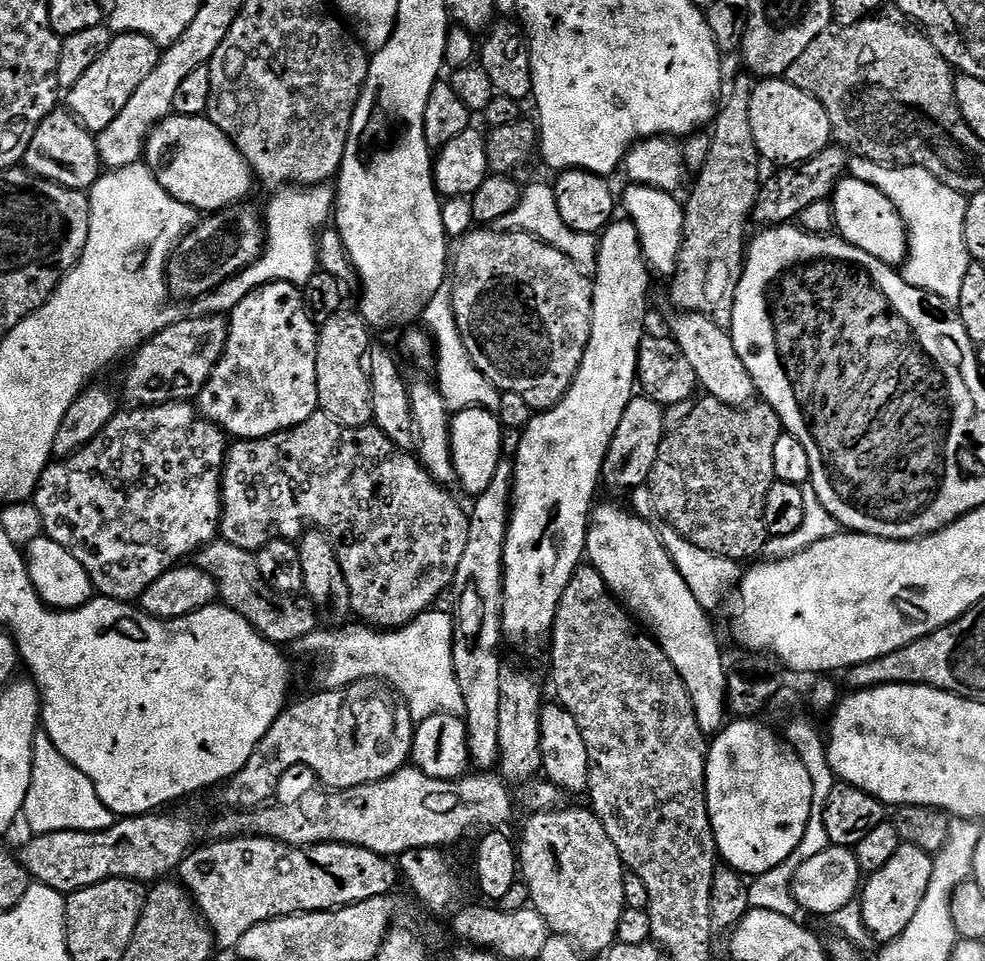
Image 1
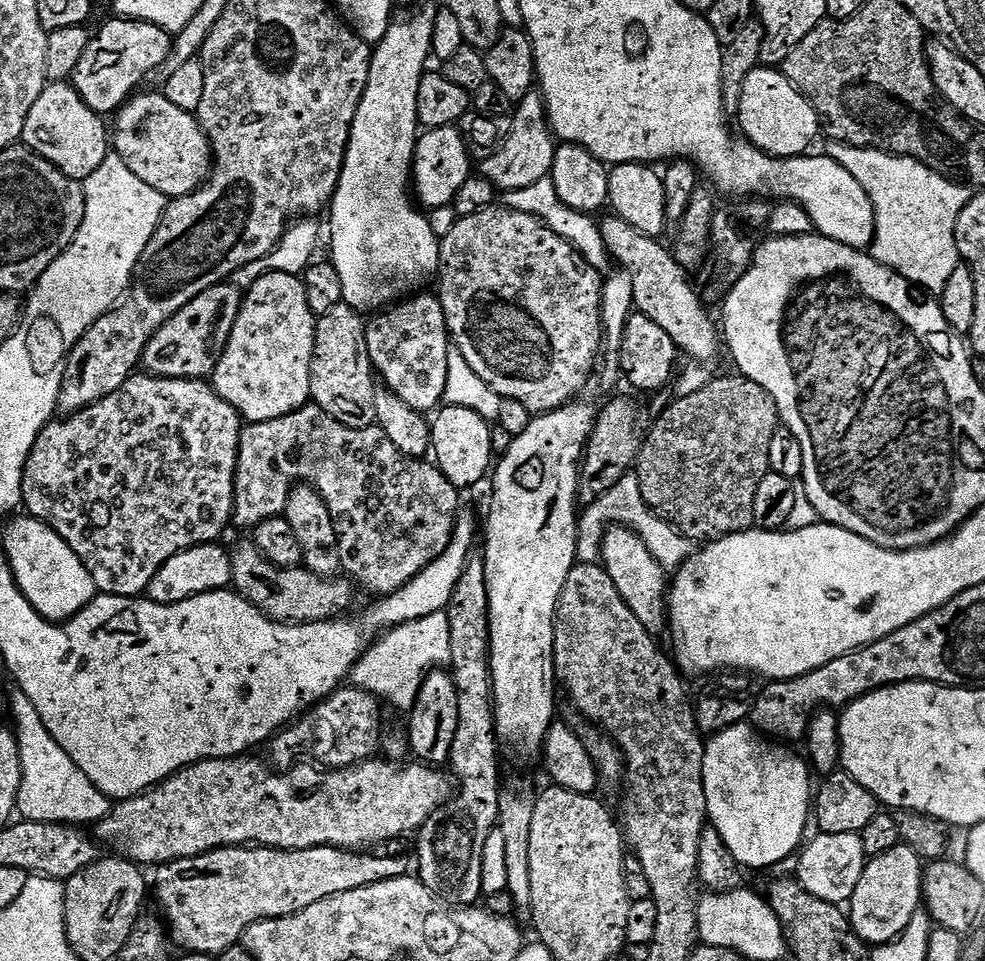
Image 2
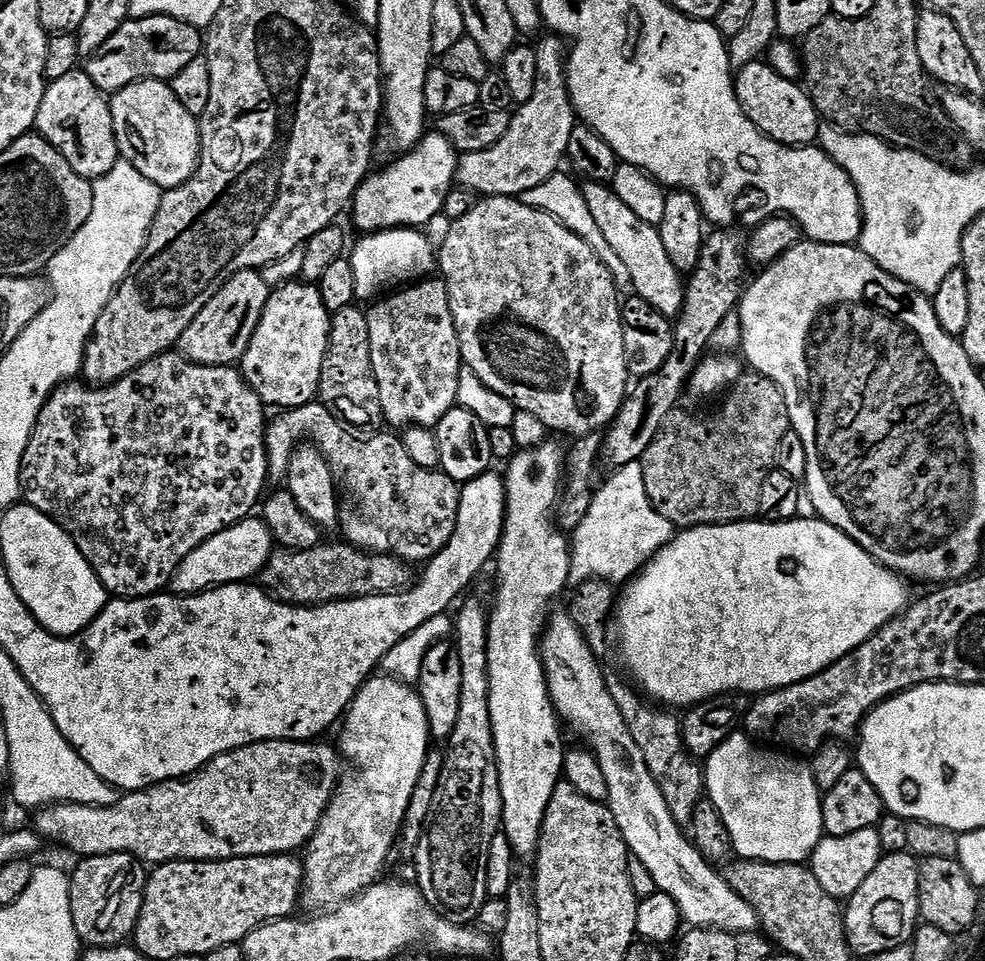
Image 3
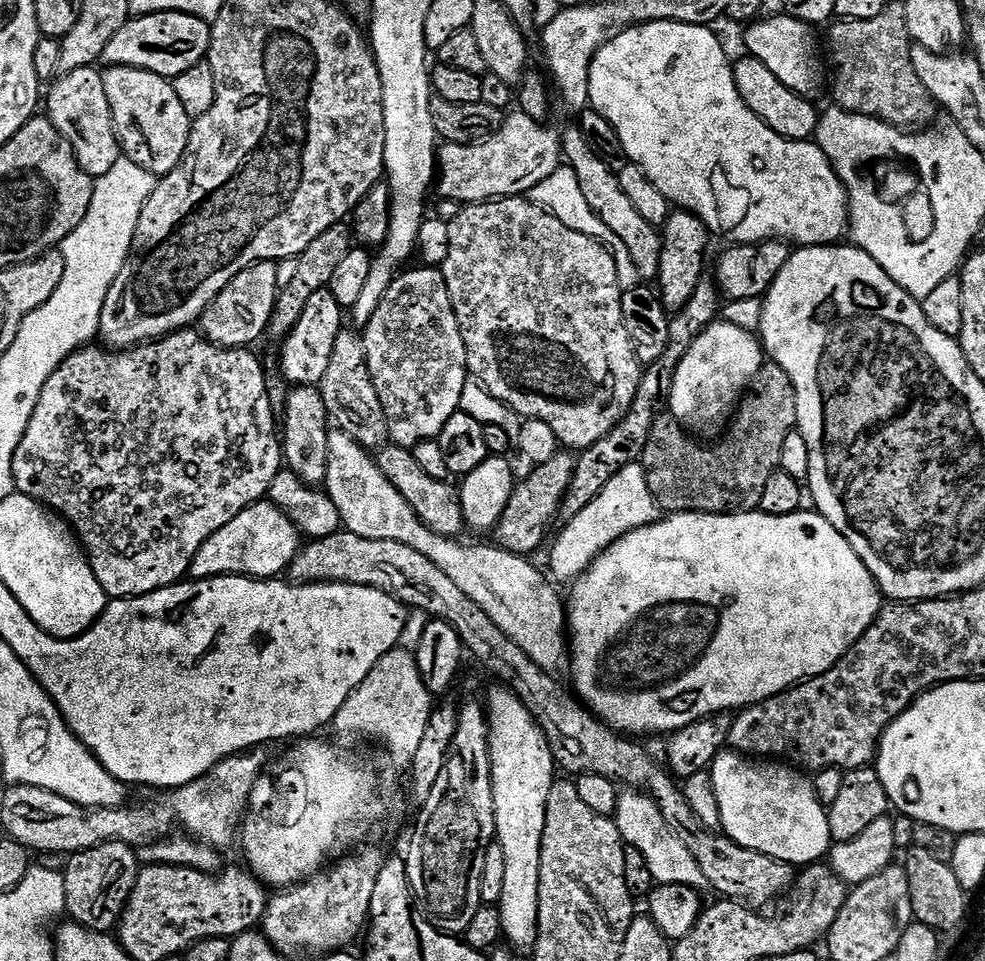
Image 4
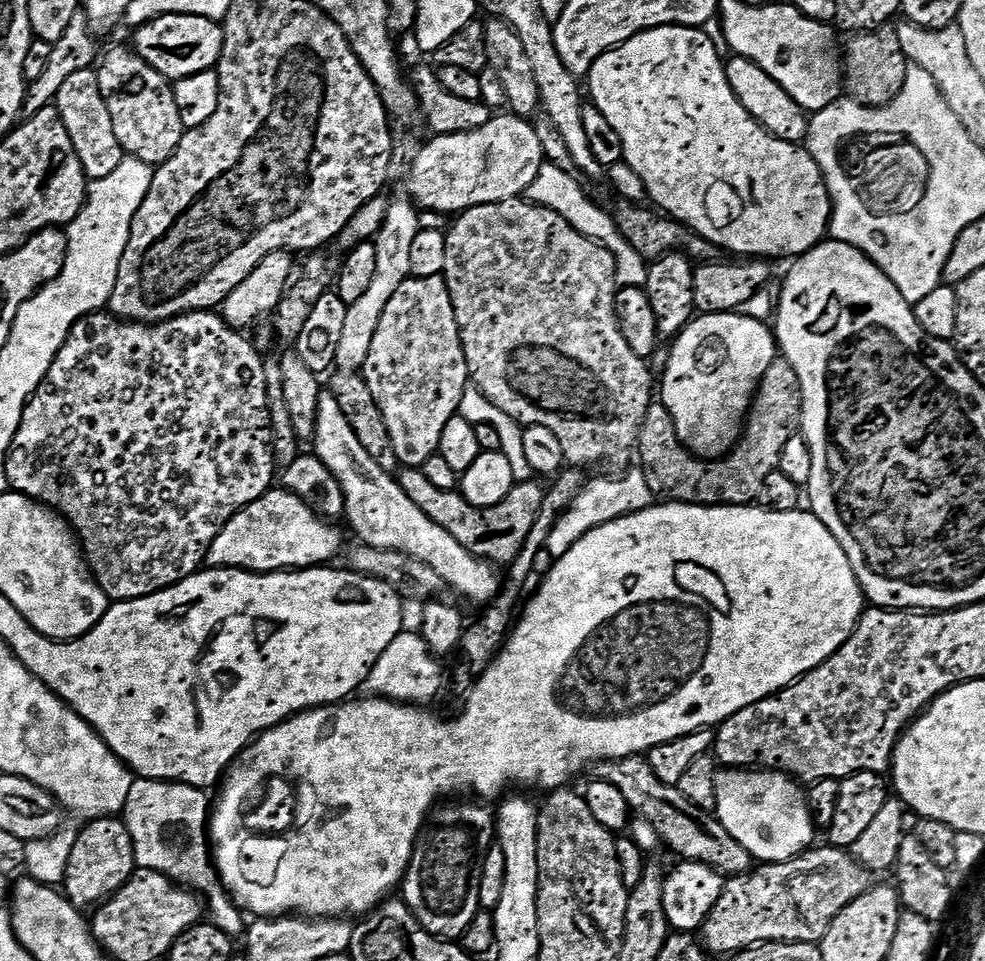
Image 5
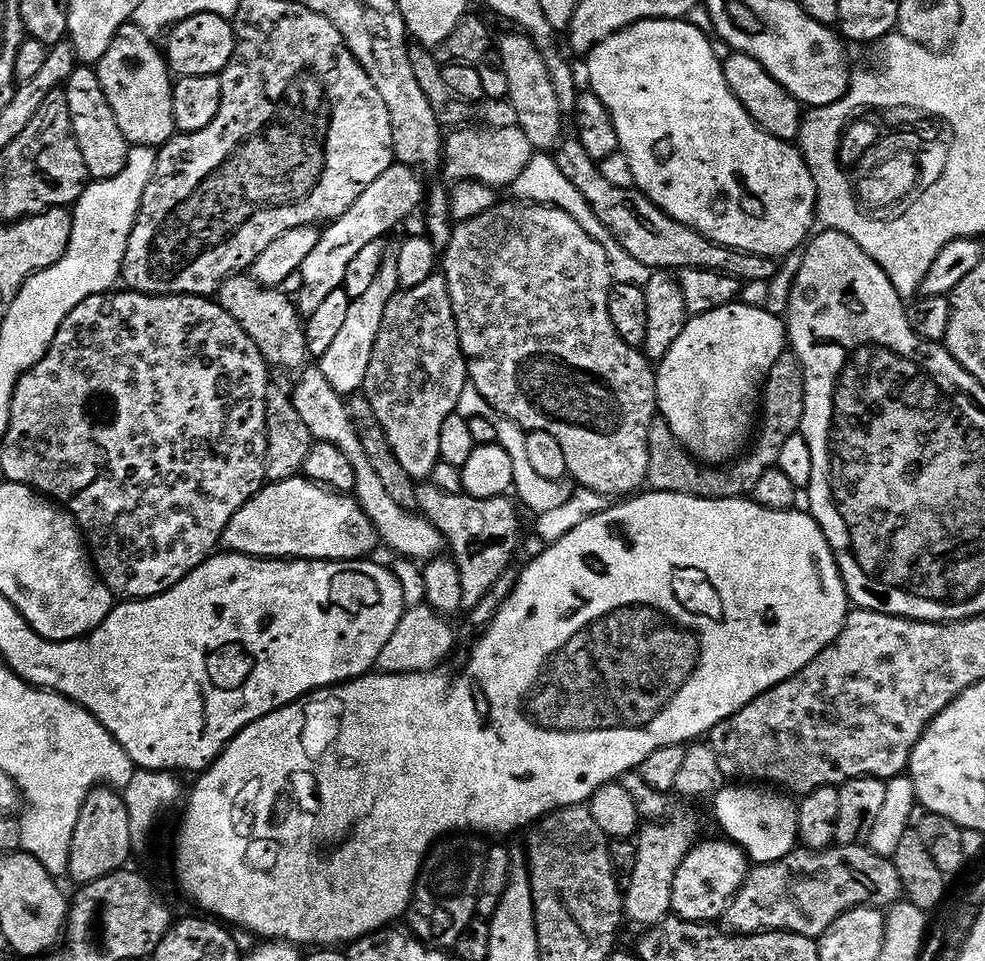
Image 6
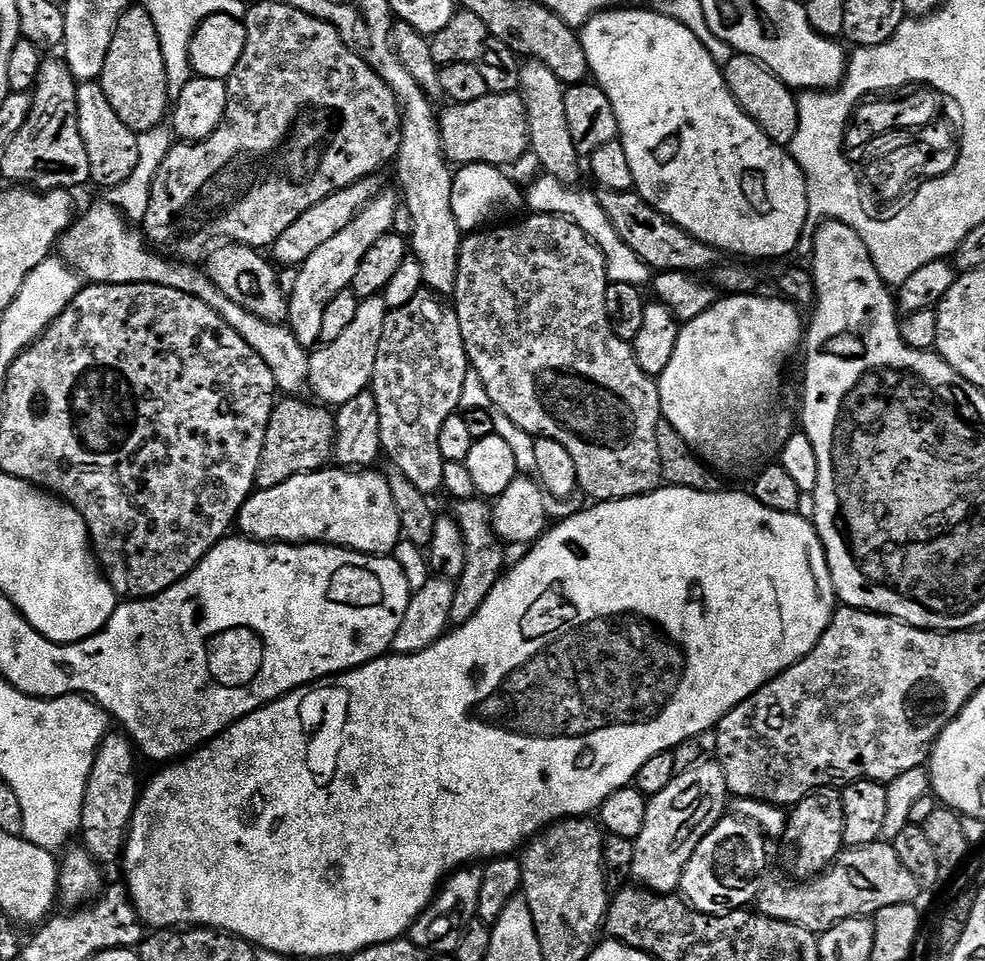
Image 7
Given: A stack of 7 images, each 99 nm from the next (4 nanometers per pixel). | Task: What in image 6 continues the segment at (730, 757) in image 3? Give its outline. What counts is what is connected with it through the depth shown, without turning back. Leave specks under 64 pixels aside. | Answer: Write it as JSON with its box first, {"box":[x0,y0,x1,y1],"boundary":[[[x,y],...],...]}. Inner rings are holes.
{"box":[716,786,798,864],"boundary":[[[724,786],[716,792],[716,820],[725,837],[744,850],[749,861],[769,864],[792,855],[798,844],[797,805],[764,786]],[[732,787],[732,788],[729,788]],[[780,795],[780,796],[779,796]]]}

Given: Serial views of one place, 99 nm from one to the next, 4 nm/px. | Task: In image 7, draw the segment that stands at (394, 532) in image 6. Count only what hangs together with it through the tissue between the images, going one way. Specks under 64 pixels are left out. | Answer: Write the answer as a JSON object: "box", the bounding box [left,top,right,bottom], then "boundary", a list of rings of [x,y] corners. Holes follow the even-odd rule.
{"box":[58,204,310,394],"boundary":[[[96,204],[82,216],[60,237],[58,256],[85,281],[94,284],[157,284],[182,290],[182,294],[197,296],[244,339],[246,346],[250,346],[250,350],[254,350],[254,354],[258,354],[258,358],[262,358],[266,366],[270,366],[270,374],[274,374],[274,382],[281,393],[300,394],[303,393],[300,391],[308,388],[310,352],[301,346],[291,328],[284,324],[268,324],[258,318],[258,314],[250,314],[250,310],[238,306],[238,302],[230,302],[230,298],[226,298],[226,294],[222,294],[218,286],[214,286],[207,271],[200,269],[199,272],[191,263],[173,262],[157,254],[137,229],[136,233],[134,229],[128,228],[132,226],[115,204]]]}

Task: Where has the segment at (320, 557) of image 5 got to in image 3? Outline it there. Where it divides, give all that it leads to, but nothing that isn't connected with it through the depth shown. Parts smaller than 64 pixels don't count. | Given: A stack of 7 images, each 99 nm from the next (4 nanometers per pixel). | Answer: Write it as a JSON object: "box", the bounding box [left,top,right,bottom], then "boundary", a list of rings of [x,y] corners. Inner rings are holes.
{"box":[170,519,274,596],"boundary":[[[263,519],[240,520],[233,528],[214,534],[202,546],[198,546],[178,566],[172,576],[170,588],[177,596],[195,596],[210,588],[221,588],[224,584],[244,584],[251,578],[259,577],[268,560],[274,554],[272,532],[264,525]]]}

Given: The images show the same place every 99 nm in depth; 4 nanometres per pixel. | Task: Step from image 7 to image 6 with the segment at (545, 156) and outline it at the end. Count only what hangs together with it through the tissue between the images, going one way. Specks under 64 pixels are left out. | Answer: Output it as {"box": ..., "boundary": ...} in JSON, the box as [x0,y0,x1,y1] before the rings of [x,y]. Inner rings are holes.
{"box":[498,30,566,153],"boundary":[[[512,30],[509,36],[504,36],[501,40],[499,37],[498,51],[502,67],[506,69],[506,78],[510,81],[507,103],[512,104],[512,112],[516,115],[515,123],[526,134],[526,138],[530,138],[537,153],[551,153],[565,135],[566,114],[558,102],[558,90],[554,90],[554,82],[550,82],[550,70],[546,70],[540,49],[523,32]]]}

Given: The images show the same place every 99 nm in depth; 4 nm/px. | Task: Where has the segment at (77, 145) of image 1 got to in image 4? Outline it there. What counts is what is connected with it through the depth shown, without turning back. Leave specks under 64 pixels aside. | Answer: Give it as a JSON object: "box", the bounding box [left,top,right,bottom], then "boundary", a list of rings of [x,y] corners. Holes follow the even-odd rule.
{"box":[46,66,122,178],"boundary":[[[93,66],[91,68],[63,73],[51,85],[51,88],[52,93],[49,96],[47,93],[46,96],[46,104],[48,100],[47,119],[52,121],[52,125],[56,127],[61,138],[71,146],[74,158],[80,163],[80,169],[93,178],[105,176],[107,172],[114,170],[114,166],[122,158],[122,153],[120,144],[116,140],[116,127],[110,114],[110,102],[106,98],[106,86],[104,85],[101,69]]]}

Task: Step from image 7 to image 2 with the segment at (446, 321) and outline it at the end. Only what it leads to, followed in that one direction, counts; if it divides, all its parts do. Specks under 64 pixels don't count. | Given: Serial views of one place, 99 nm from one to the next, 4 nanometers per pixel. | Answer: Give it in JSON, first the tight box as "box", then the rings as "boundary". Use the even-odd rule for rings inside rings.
{"box":[367,294,452,414],"boundary":[[[428,294],[415,295],[371,317],[367,321],[367,350],[373,369],[386,382],[385,387],[410,408],[428,414],[444,399],[450,374],[452,339],[439,297],[424,295]]]}

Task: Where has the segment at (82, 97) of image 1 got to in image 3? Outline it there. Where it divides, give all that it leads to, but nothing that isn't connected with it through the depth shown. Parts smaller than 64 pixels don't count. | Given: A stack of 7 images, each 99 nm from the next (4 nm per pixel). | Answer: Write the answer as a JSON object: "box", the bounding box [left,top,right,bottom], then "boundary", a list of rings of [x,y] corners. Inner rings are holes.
{"box":[86,16,201,94],"boundary":[[[142,16],[129,18],[104,49],[87,61],[86,71],[99,92],[115,94],[140,80],[170,82],[201,56],[201,29],[172,16]]]}

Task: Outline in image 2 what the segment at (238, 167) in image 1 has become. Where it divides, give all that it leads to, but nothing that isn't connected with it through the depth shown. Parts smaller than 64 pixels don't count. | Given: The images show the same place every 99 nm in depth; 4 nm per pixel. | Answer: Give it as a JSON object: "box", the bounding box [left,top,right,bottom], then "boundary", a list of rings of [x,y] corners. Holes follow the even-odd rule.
{"box":[115,95,214,198],"boundary":[[[133,95],[115,117],[115,155],[146,186],[154,186],[165,198],[192,195],[208,183],[214,171],[214,155],[207,134],[193,113],[178,110],[166,95],[140,95]]]}

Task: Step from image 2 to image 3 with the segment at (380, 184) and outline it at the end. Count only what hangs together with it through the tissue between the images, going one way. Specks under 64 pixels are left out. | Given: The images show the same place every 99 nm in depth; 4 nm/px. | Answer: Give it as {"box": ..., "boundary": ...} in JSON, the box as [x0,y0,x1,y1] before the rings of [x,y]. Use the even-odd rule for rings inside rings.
{"box":[350,227,438,301],"boundary":[[[415,227],[395,228],[376,235],[365,235],[350,252],[357,301],[375,301],[381,294],[401,286],[412,286],[433,275],[438,256],[423,231]],[[387,288],[390,288],[387,290]],[[379,292],[382,292],[379,294]]]}

